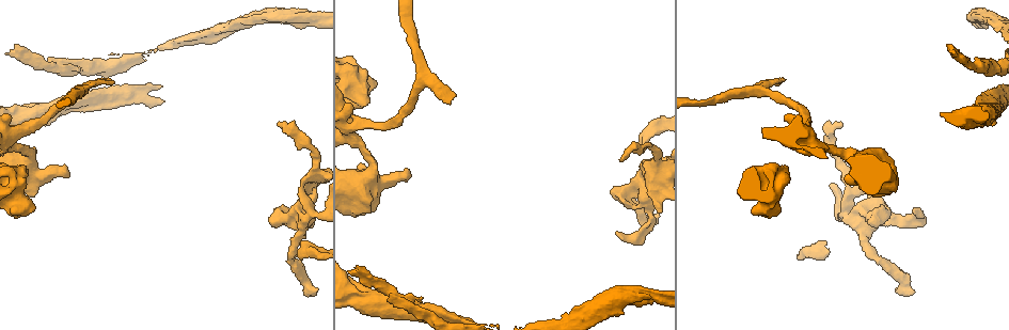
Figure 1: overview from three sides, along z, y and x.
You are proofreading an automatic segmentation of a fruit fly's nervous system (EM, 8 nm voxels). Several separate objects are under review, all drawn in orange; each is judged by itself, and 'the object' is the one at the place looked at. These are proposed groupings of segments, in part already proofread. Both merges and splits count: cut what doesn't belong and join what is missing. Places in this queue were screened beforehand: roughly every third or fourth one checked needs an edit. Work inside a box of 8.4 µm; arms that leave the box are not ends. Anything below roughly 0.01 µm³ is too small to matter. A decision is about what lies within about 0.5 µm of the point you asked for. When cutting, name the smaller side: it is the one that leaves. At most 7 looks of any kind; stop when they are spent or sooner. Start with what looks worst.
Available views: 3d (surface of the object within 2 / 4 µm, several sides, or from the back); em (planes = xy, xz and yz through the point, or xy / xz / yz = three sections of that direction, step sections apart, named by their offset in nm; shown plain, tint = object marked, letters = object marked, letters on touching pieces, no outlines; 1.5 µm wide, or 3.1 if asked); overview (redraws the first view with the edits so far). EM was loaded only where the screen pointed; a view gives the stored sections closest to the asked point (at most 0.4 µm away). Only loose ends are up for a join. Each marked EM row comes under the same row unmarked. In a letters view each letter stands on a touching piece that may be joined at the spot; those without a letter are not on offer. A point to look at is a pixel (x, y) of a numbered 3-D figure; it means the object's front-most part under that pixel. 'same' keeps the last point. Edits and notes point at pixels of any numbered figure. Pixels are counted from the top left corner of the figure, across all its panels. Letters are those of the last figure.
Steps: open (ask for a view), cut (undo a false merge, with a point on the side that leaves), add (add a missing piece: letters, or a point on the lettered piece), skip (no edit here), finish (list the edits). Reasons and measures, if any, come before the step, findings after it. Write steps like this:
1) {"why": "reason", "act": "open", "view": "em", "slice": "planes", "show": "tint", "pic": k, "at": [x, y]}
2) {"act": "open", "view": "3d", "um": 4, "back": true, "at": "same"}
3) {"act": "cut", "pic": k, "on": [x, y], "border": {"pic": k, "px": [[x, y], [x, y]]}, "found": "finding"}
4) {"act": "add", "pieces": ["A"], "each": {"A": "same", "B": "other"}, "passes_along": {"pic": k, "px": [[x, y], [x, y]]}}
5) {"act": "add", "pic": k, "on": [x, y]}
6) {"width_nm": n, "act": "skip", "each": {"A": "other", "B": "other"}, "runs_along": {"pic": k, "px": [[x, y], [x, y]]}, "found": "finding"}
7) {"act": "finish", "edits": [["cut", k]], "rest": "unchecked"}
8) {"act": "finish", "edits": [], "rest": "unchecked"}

{"why": "free end", "act": "open", "view": "em", "slice": "planes", "show": "letters", "pic": 1, "at": [299, 249]}

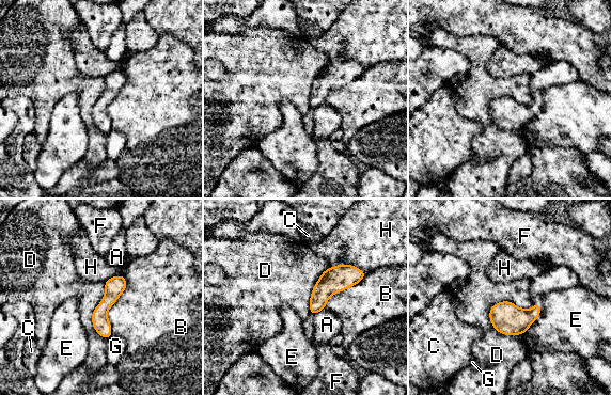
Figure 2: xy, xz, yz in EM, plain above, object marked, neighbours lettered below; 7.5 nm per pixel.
{"act": "skip", "each": {"A": "other", "B": "other", "C": "other", "D": "other", "E": "other", "F": "other", "G": "other", "H": "other"}, "border": {"pic": 2, "px": [[534, 304], [496, 302], [490, 324]]}, "found": "no lettered piece goes on from it"}

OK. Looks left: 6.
{"why": "thin end", "act": "open", "view": "3d", "um": 2, "pic": 1, "at": [279, 121]}

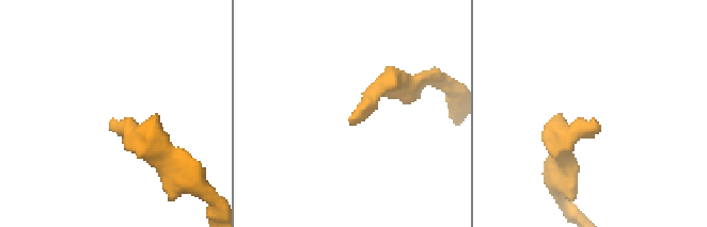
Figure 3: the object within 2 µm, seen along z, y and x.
{"act": "open", "view": "em", "slice": "planes", "show": "letters", "pic": 3, "at": [349, 118]}

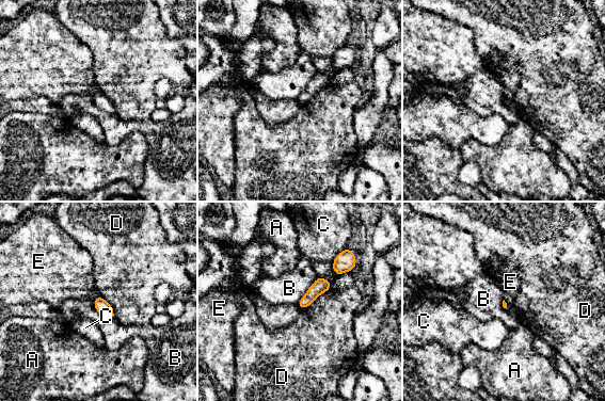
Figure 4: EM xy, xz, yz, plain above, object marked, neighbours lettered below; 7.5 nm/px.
{"longest_contact_nm": ["D", 280], "act": "skip", "each": {"A": "other", "B": "other", "C": "other", "D": "other", "E": "other"}, "border": {"pic": 4, "px": [[96, 295], [94, 307], [113, 318]]}, "found": "no lettered piece goes on from it"}

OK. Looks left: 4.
{"why": "abrupt turn", "act": "open", "view": "3d", "um": 4, "pic": 1, "at": [361, 146]}

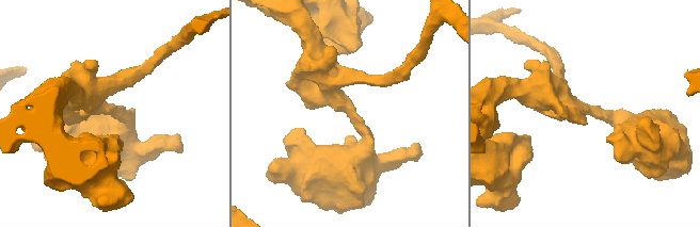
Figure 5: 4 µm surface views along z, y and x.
{"arm_widths_nm": [260, 400], "act": "open", "view": "em", "slice": "planes", "show": "letters", "pic": 5, "at": [349, 112]}

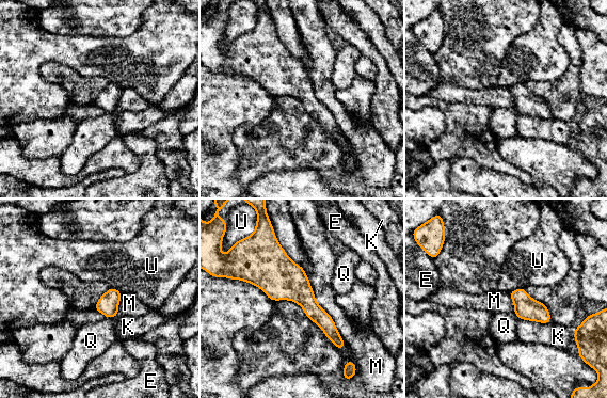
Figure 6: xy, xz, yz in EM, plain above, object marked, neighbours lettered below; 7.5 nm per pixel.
{"act": "skip", "each": {"E": "other", "K": "other", "M": "other", "Q": "other", "U": "other"}, "border": {"pic": 6, "px": [[304, 271], [316, 302], [339, 333]]}, "found": "one neuron here"}

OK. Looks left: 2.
{"act": "finish", "edits": [], "rest": "unchecked"}

